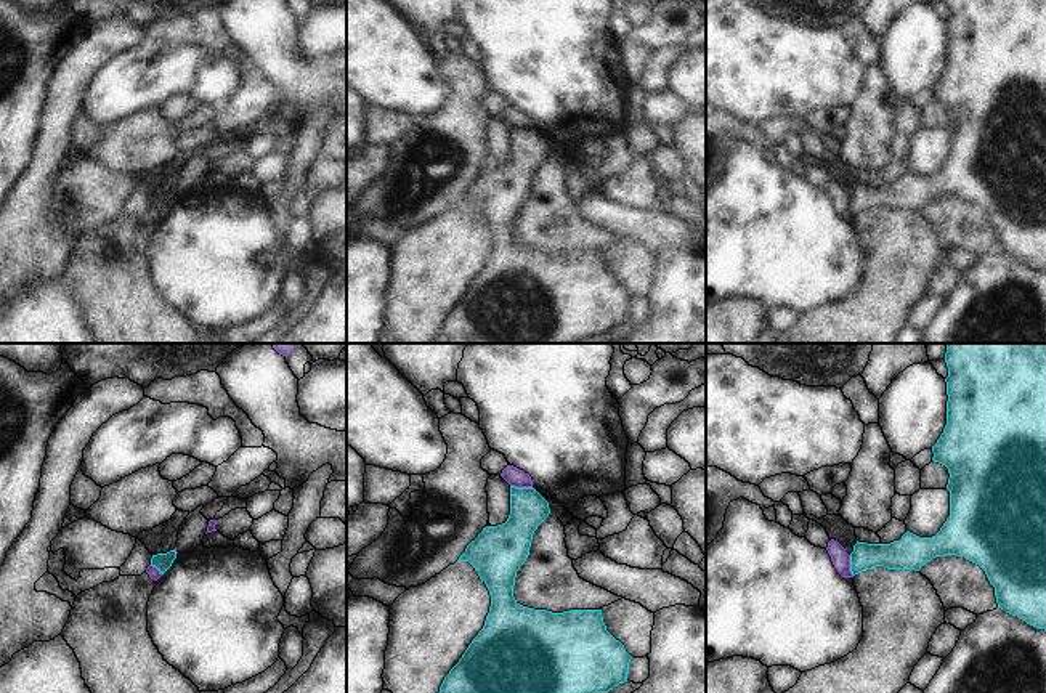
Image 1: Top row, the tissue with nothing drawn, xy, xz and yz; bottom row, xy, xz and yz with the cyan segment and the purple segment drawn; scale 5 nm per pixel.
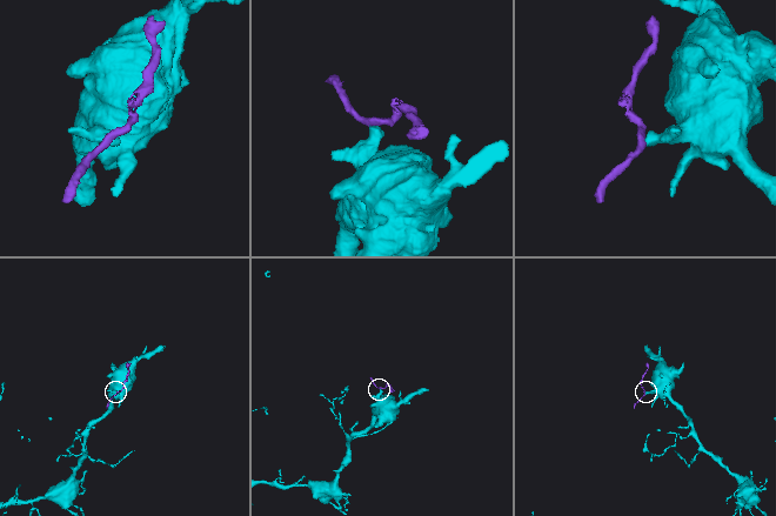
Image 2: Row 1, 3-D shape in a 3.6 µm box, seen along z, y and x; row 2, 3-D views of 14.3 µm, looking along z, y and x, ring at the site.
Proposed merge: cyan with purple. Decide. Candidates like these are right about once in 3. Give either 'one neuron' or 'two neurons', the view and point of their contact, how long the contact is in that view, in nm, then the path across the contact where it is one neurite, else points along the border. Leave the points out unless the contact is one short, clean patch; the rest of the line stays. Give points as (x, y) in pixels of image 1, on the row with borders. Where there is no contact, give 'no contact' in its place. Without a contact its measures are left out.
two neurons | xz (522, 488) | 110 nm

